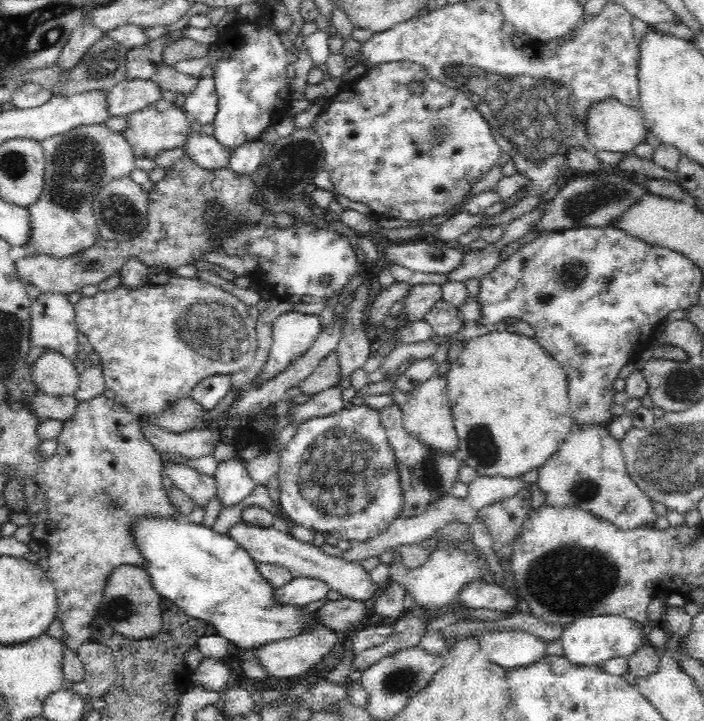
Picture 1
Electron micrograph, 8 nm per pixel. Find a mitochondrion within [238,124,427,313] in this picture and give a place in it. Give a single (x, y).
(297, 156)

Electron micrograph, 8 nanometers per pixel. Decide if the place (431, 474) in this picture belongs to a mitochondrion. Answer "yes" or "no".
yes

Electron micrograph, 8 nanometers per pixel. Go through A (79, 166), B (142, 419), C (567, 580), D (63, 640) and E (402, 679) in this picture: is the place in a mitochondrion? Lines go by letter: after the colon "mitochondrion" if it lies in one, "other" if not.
A: mitochondrion
B: other
C: mitochondrion
D: other
E: mitochondrion

